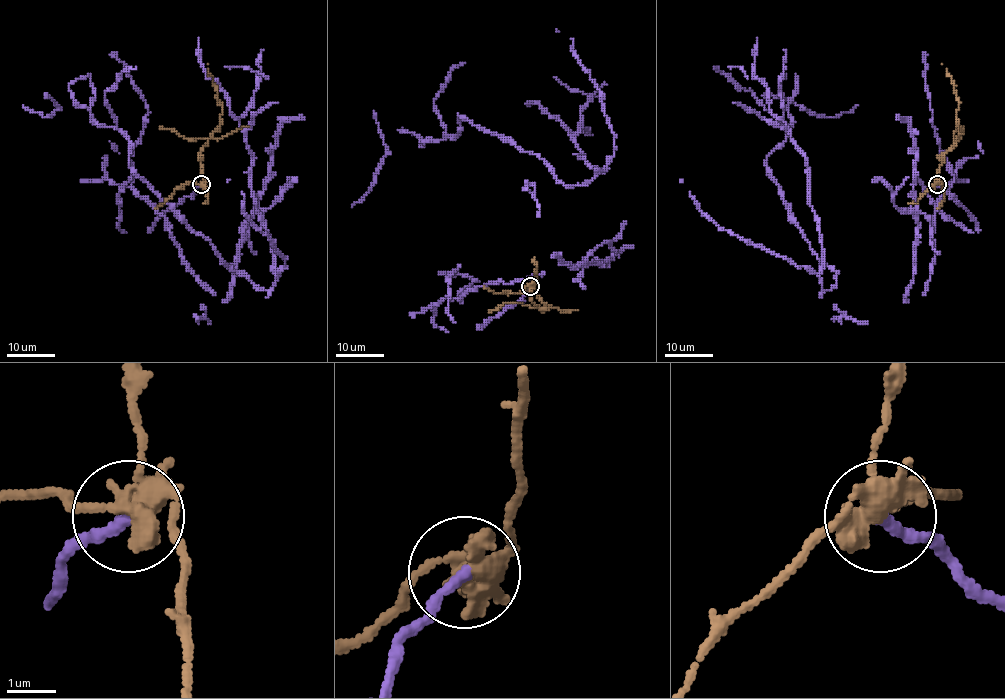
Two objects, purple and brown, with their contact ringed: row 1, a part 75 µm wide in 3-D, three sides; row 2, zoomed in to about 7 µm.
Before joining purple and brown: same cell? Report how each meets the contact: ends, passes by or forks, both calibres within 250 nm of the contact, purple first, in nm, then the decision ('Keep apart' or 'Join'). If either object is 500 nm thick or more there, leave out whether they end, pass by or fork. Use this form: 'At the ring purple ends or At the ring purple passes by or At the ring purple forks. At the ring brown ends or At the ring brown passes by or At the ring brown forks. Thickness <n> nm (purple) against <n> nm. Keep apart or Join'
At the ring purple ends. At the ring brown forks. Thickness 240 nm (purple) against 420 nm. Keep apart

